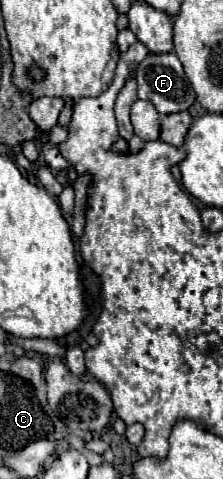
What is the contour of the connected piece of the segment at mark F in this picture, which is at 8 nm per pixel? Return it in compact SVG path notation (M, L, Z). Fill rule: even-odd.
M150 52L140 64L138 64L138 98L140 100L148 100L156 106L156 110L160 112L160 116L166 114L174 114L174 112L184 112L194 104L194 90L190 88L190 84L186 82L184 76L184 68L180 64L180 60L176 58L174 52L166 52L166 54L154 54Z

